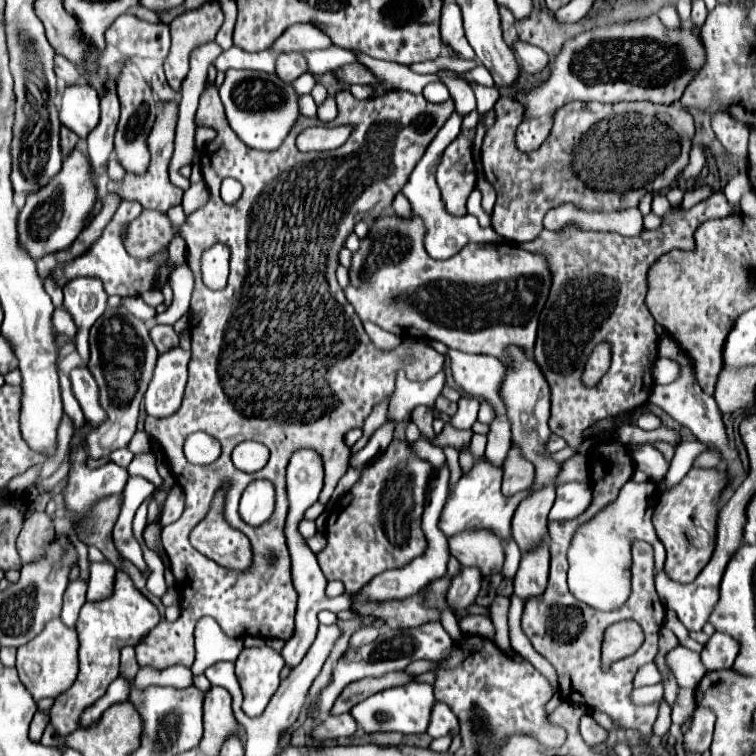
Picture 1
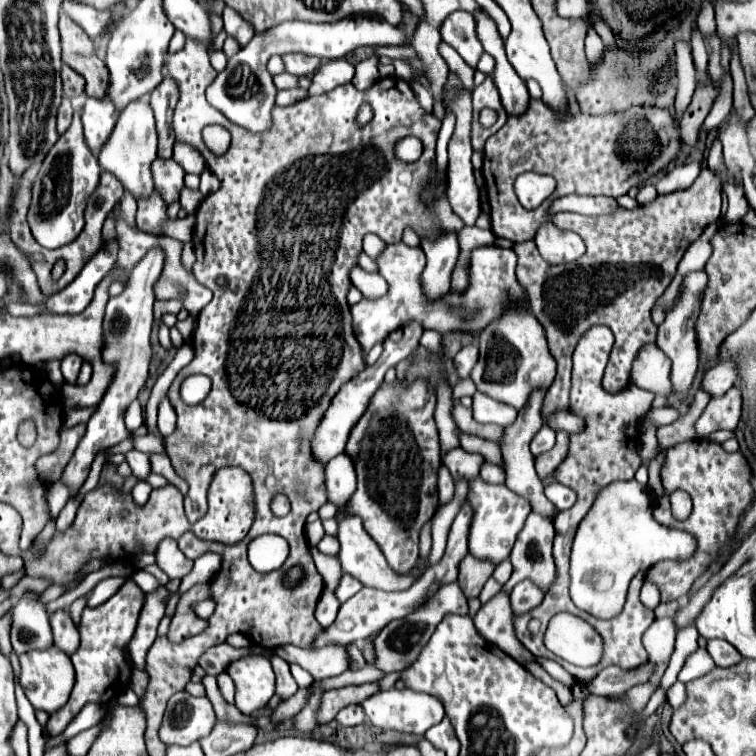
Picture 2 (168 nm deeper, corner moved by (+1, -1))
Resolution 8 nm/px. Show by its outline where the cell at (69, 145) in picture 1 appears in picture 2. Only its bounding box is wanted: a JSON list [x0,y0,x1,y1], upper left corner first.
[57,97,73,135]

